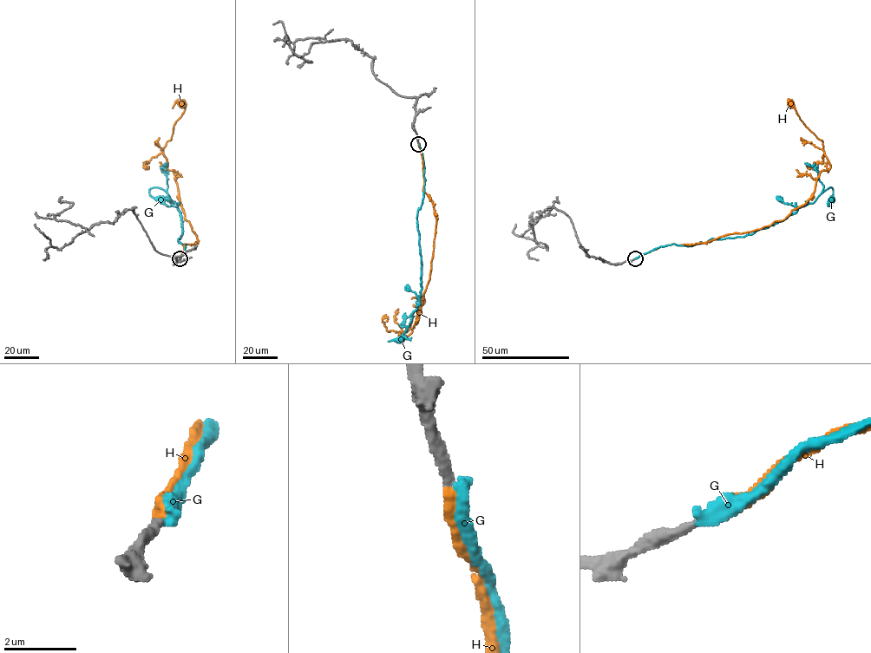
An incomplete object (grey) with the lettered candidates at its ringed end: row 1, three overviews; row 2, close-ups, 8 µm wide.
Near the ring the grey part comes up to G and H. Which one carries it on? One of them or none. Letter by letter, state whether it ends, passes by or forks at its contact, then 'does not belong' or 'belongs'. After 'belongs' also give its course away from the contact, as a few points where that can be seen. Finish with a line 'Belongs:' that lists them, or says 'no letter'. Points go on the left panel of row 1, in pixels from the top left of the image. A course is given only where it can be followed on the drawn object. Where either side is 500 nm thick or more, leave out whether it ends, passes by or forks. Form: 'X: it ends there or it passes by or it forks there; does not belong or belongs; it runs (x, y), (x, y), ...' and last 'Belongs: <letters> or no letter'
G: it ends there; does not belong
H: it ends there; belongs; it runs (180, 258), (184, 244), (197, 240), (186, 219), (174, 173), (167, 169), (163, 147), (184, 111), (183, 103)
Belongs: H

